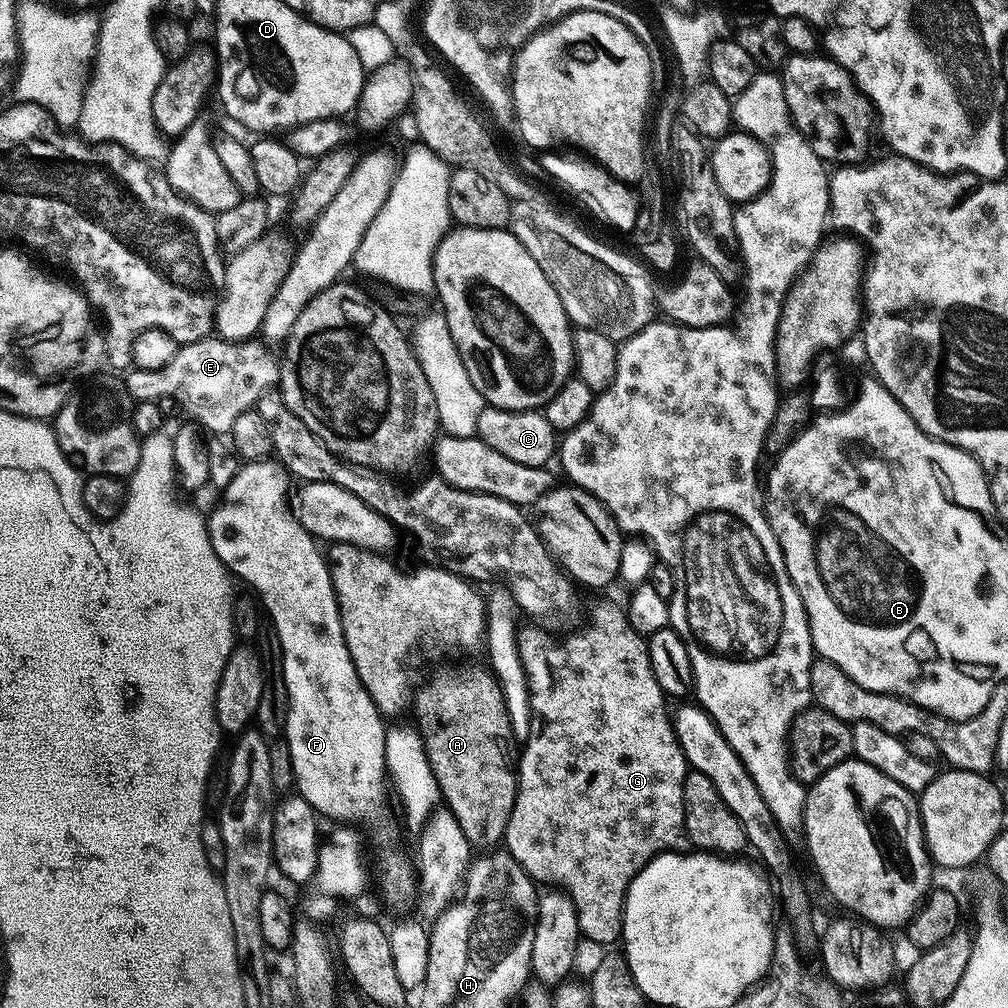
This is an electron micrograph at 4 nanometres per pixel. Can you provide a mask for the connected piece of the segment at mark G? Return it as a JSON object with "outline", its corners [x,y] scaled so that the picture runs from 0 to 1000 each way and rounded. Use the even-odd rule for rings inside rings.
{"outline":[[[595,599],[591,603],[591,621],[585,627],[577,627],[573,631],[567,631],[561,639],[552,640],[546,632],[540,627],[532,627],[529,631],[517,630],[515,632],[515,643],[517,657],[520,659],[521,669],[524,670],[524,684],[527,687],[527,705],[528,705],[528,723],[526,724],[525,734],[519,739],[520,747],[514,750],[514,773],[512,776],[512,791],[510,792],[510,804],[506,808],[506,815],[500,824],[499,840],[514,855],[514,859],[518,859],[518,863],[523,867],[529,875],[535,875],[540,879],[555,879],[563,884],[563,889],[569,895],[571,906],[573,907],[573,919],[575,920],[576,930],[580,934],[588,933],[591,937],[607,937],[616,932],[619,927],[619,896],[621,895],[621,887],[625,875],[629,875],[631,868],[641,860],[650,849],[655,849],[659,845],[674,845],[684,840],[685,834],[679,823],[679,773],[683,771],[685,759],[680,754],[675,737],[671,735],[671,725],[667,723],[665,713],[664,695],[661,693],[661,688],[653,681],[653,673],[649,673],[649,665],[645,657],[645,649],[643,648],[643,637],[640,632],[629,625],[629,621],[623,616],[623,608],[618,602],[610,603],[607,599]]]}

